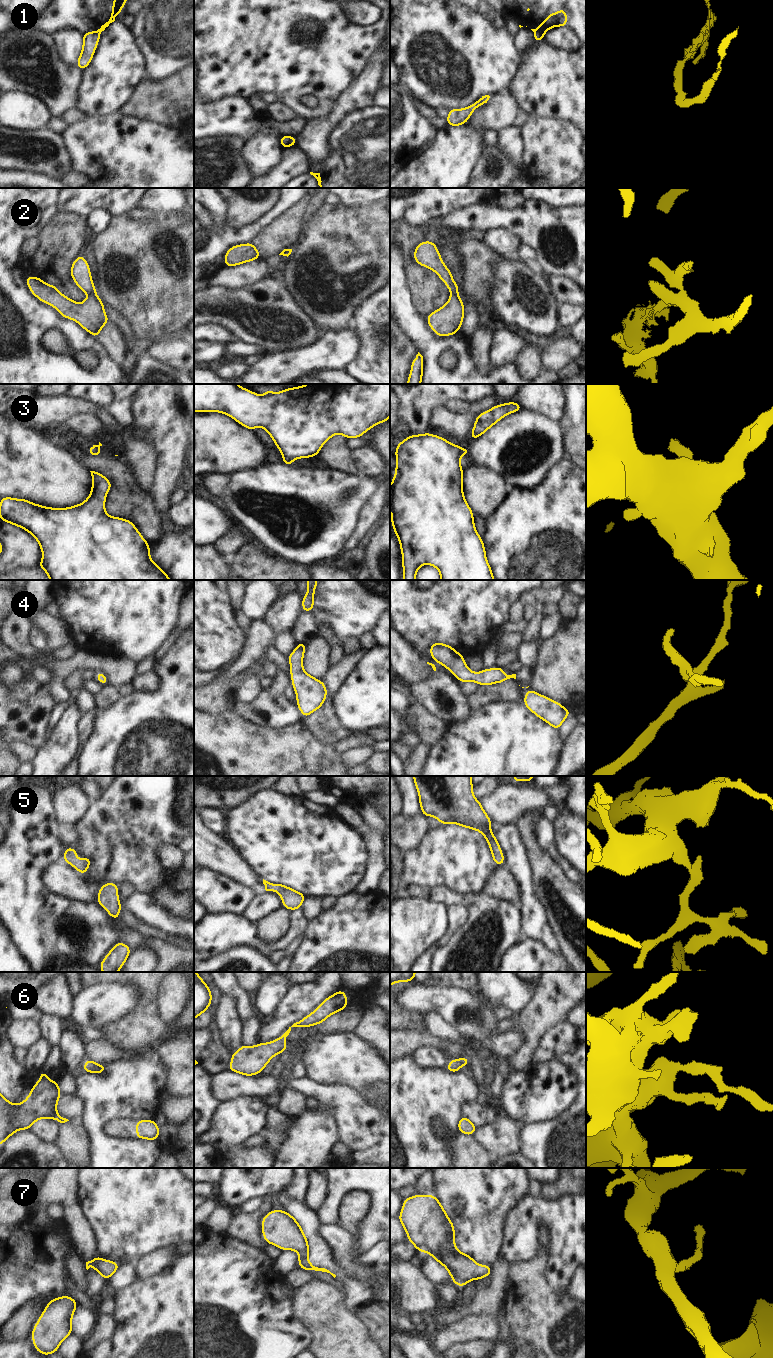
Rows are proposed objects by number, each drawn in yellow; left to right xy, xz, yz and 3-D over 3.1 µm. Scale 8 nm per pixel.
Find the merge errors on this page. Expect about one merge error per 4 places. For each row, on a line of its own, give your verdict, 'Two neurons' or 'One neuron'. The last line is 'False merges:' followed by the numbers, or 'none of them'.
1: Two neurons
2: Two neurons
3: One neuron
4: One neuron
5: One neuron
6: One neuron
7: One neuron
False merges: 1, 2.

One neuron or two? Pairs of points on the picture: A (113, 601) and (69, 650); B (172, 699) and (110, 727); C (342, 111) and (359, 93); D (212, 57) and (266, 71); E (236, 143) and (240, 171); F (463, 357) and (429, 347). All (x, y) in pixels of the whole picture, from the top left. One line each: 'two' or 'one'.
A: two
B: one
C: one
D: one
E: one
F: one

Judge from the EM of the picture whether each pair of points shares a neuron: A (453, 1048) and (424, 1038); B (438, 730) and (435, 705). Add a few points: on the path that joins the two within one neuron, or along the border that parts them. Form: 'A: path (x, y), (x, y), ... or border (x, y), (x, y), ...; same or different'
A: path (446, 1045), (431, 1041); same
B: border (417, 701), (431, 714), (439, 718), (446, 727); different

